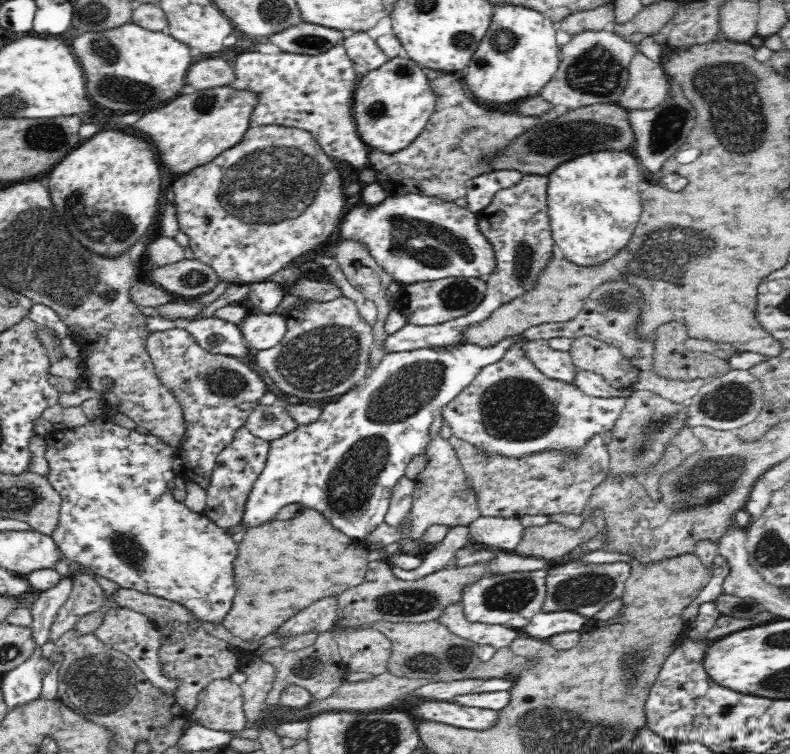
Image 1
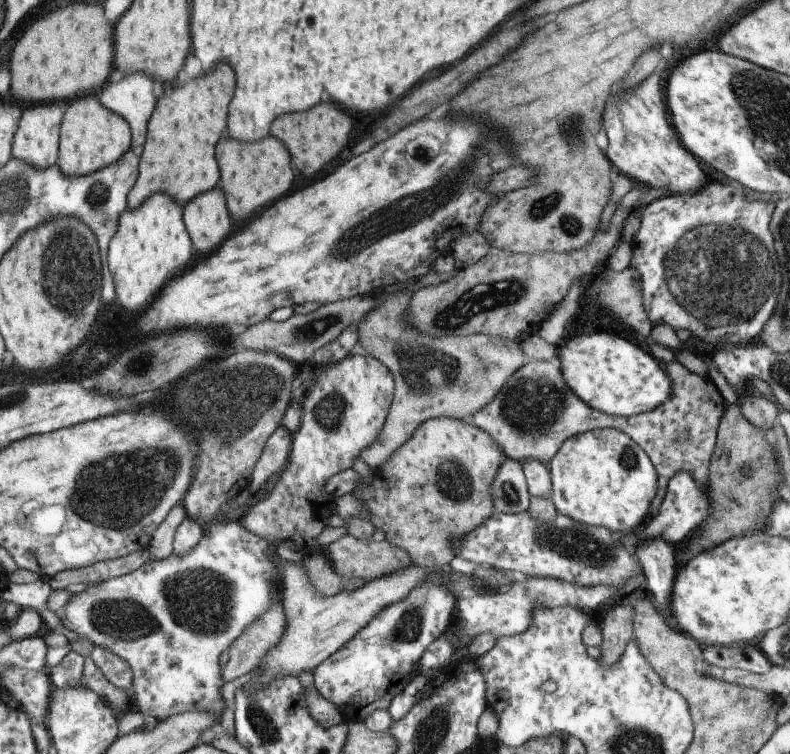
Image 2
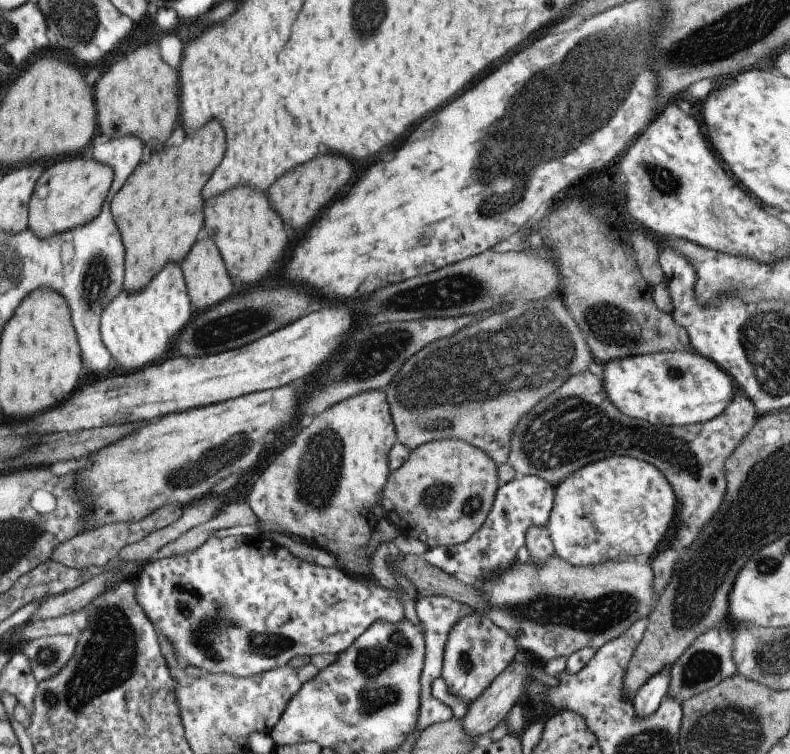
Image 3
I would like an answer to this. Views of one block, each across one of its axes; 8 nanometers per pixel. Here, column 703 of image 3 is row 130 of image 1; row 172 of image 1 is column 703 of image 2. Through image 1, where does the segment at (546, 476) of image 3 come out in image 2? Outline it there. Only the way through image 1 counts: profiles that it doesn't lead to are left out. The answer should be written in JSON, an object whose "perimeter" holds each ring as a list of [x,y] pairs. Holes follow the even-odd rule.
{"perimeter":[[[528,360],[509,379],[499,393],[482,409],[470,416],[470,422],[485,430],[499,444],[505,458],[524,462],[526,459],[536,459],[548,465],[567,438],[594,429],[618,429],[627,434],[651,458],[657,472],[658,490],[652,499],[650,514],[657,515],[659,506],[667,491],[667,482],[681,470],[693,474],[697,485],[703,489],[709,482],[709,466],[711,458],[715,456],[715,444],[721,418],[723,417],[726,402],[709,376],[689,371],[678,361],[660,362],[673,383],[672,396],[655,409],[641,412],[629,417],[615,417],[591,406],[584,404],[563,379],[560,366],[553,360]]]}

